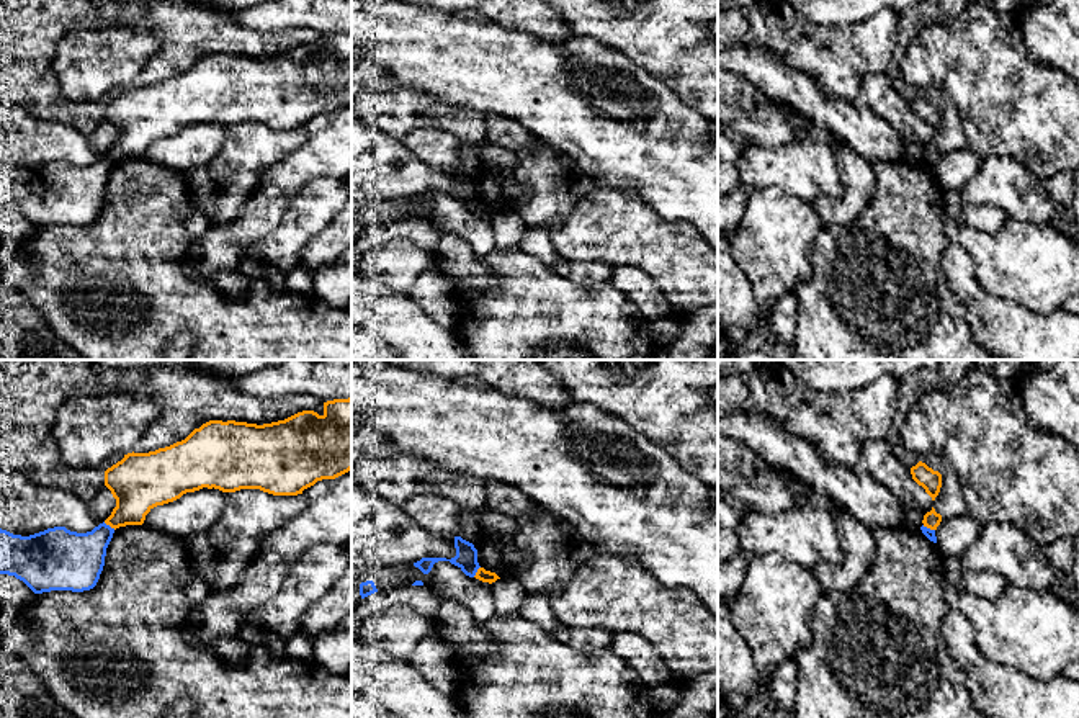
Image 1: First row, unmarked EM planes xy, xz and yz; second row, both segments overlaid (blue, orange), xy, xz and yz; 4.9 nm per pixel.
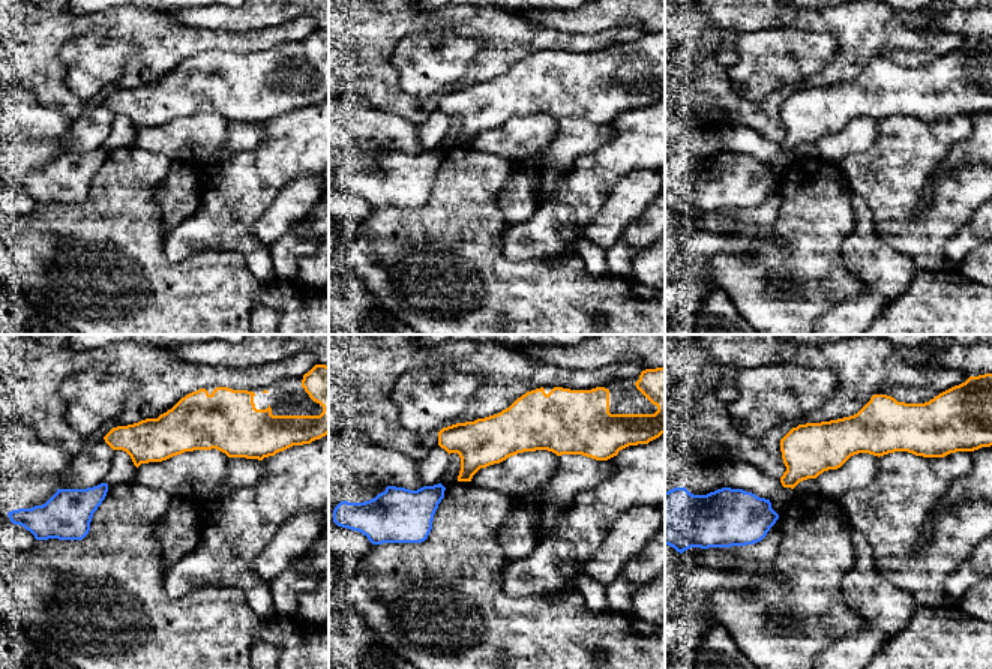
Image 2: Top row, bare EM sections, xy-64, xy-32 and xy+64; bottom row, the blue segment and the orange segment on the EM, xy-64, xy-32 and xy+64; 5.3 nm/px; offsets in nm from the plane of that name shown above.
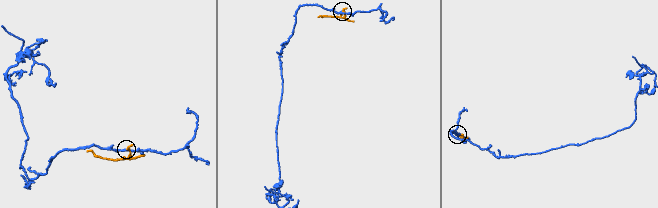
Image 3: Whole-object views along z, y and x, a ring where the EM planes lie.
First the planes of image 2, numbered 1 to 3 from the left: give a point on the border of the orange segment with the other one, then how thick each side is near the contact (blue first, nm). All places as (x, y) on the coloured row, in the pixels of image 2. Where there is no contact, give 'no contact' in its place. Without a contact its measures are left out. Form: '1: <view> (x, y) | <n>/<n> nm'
1: no contact
2: no contact
3: no contact

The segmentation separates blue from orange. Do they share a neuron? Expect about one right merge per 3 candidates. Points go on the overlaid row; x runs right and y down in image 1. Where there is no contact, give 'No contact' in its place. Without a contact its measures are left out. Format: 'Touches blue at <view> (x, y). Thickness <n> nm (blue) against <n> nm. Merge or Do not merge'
Touches blue at xy (108, 525). Thickness 280 nm (blue) against 260 nm. Do not merge

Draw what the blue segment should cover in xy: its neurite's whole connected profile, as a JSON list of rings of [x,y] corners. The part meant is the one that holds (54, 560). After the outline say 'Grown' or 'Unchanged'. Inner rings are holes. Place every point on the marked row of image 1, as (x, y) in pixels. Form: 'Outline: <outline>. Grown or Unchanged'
Outline: [[[105,522],[87,533],[54,527],[21,536],[0,528],[0,574],[15,576],[34,594],[90,590],[100,579],[113,533]]]. Unchanged

